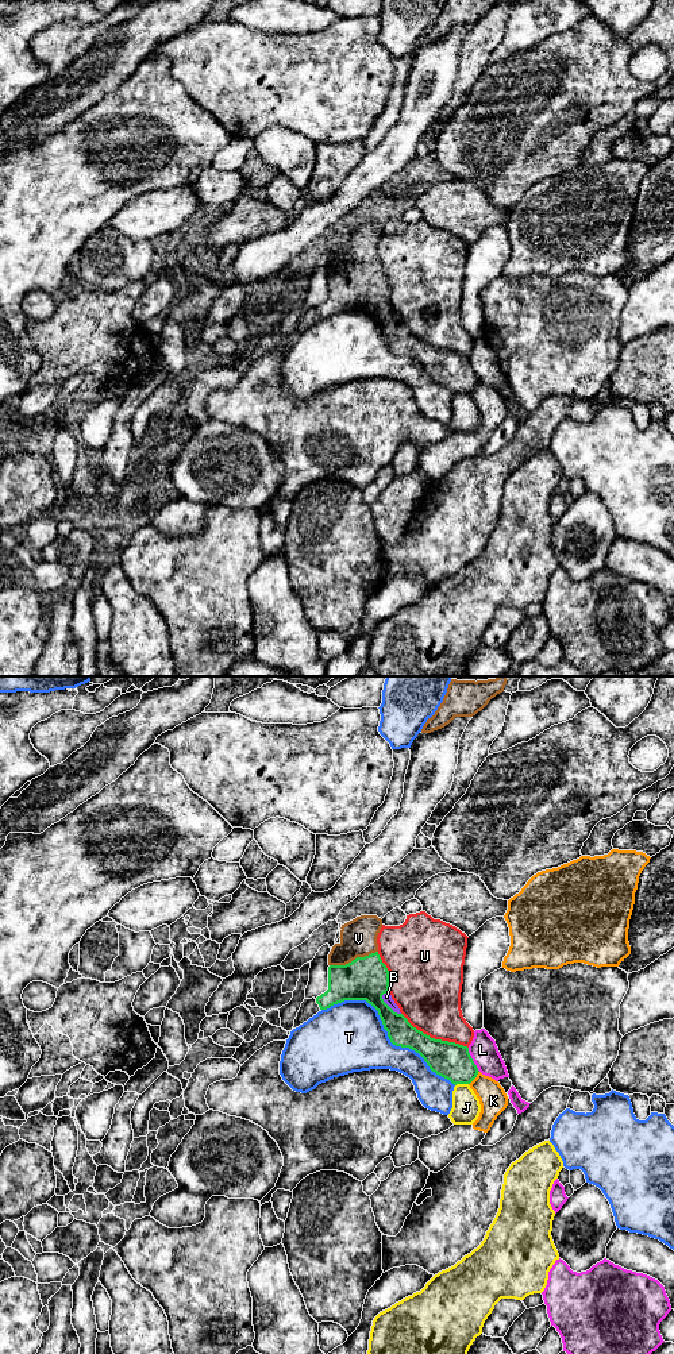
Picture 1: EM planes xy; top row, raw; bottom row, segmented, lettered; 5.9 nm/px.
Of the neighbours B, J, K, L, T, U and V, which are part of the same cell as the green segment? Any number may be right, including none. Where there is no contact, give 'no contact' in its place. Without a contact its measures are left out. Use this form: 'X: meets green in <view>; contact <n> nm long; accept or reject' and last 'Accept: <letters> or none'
B: meets green in xy; contact 170 nm long; accept
J: meets green in xy; contact 80 nm long; reject
K: meets green in xy; contact 110 nm long; reject
L: meets green in xy; contact 160 nm long; reject
T: meets green in xy; contact 900 nm long; reject
U: meets green in xy; contact 460 nm long; reject
V: meets green in xy; contact 300 nm long; accept
Accept: B, V

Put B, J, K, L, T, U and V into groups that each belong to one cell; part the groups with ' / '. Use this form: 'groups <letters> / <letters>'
groups B V / J / K / L / T / U

